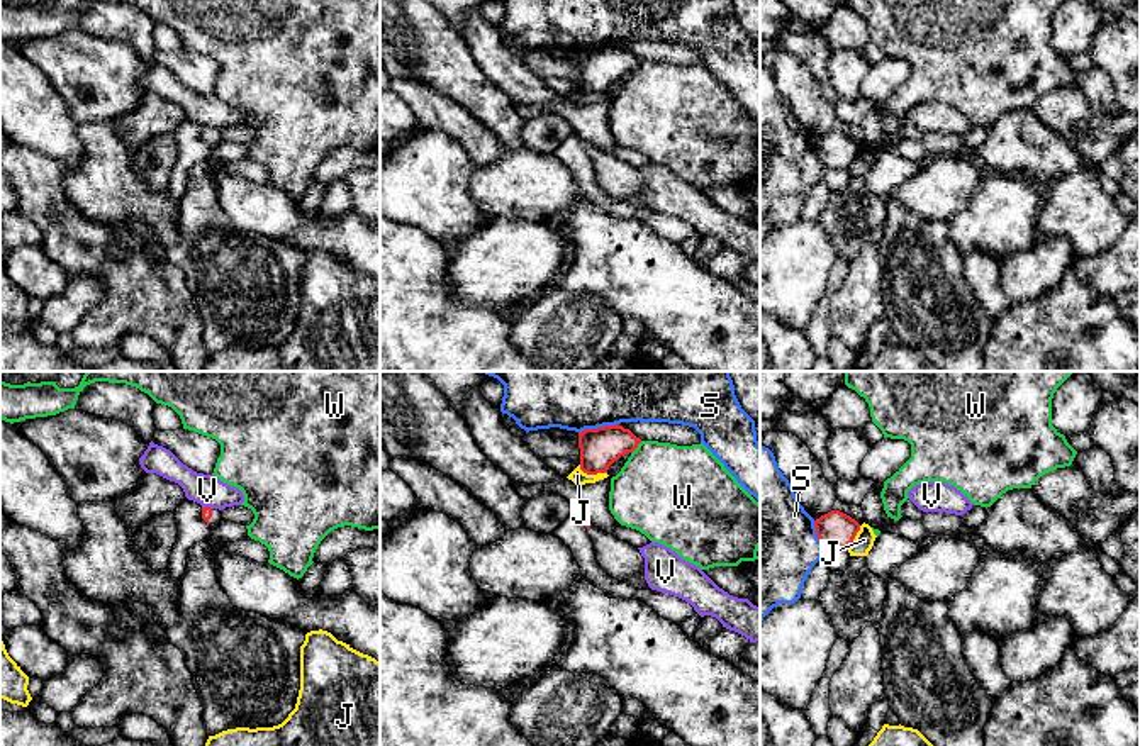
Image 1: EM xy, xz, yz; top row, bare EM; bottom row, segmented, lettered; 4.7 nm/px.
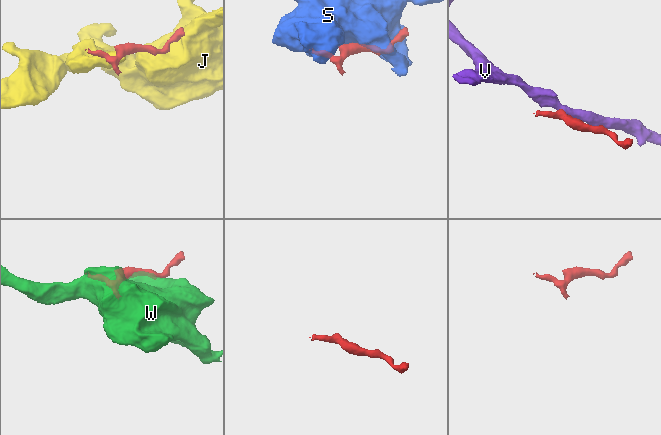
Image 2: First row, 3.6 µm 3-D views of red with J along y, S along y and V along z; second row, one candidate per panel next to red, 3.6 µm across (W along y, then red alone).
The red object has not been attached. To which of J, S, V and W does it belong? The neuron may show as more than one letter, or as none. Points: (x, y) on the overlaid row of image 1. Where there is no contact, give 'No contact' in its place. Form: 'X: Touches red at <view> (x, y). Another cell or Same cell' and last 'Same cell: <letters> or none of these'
J: Touches red at xz (592, 473). Another cell
S: Touches red at xz (597, 428). Another cell
V: Touches red at xy (207, 507). Another cell
W: Touches red at xz (637, 446). Another cell
Same cell: none of these

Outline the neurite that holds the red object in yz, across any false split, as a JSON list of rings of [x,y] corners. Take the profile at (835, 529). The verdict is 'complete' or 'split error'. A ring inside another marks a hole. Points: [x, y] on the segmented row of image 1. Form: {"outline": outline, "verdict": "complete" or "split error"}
{"outline": [[[831,510],[821,515],[814,521],[814,527],[823,546],[845,551],[848,551],[857,532],[860,531],[860,524],[840,510]]], "verdict": "complete"}

